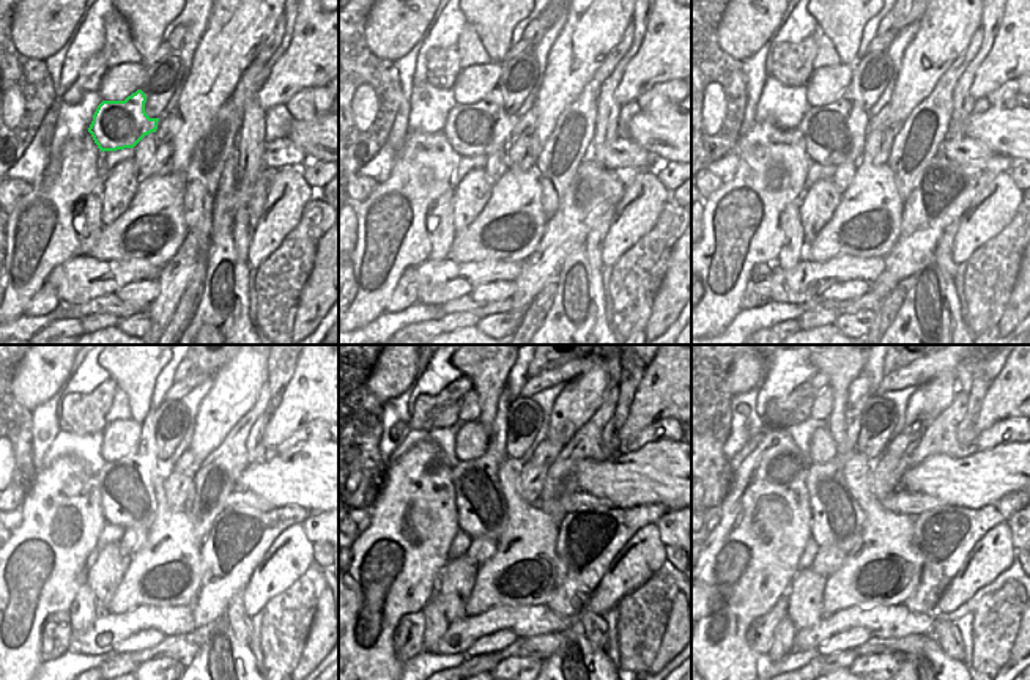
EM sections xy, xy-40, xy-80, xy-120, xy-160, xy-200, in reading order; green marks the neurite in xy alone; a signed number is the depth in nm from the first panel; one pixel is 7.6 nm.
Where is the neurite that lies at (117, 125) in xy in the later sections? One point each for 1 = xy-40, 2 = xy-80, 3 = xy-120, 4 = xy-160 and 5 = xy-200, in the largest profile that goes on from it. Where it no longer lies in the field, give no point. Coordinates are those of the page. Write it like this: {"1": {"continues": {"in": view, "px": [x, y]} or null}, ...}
{"1": {"continues": {"in": "xy-40", "px": [484, 128]}}, "2": {"continues": {"in": "xy-80", "px": [835, 133]}}, "3": {"continues": {"in": "xy-120", "px": [126, 485]}}, "4": {"continues": {"in": "xy-160", "px": [482, 510]}}, "5": {"continues": {"in": "xy-200", "px": [837, 520]}}}

